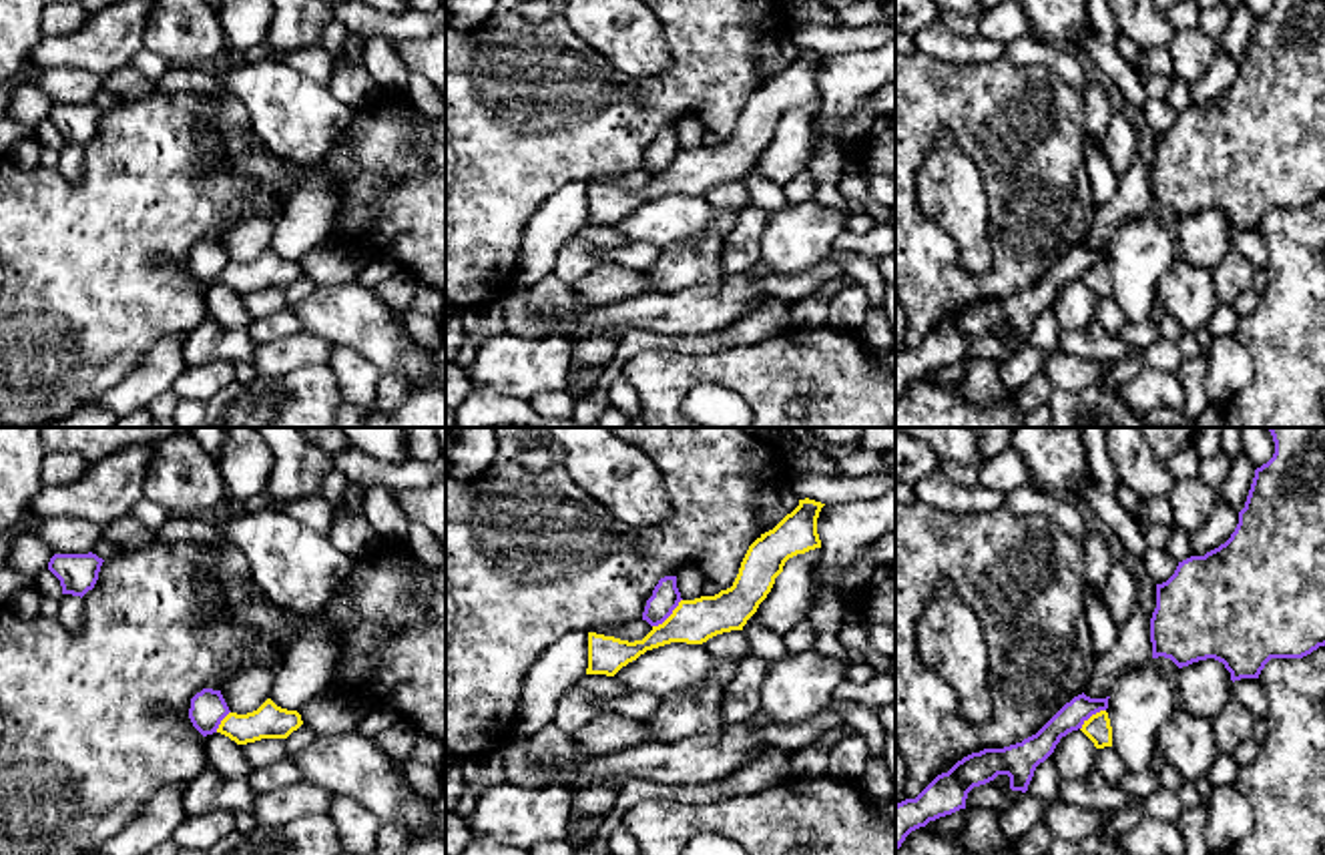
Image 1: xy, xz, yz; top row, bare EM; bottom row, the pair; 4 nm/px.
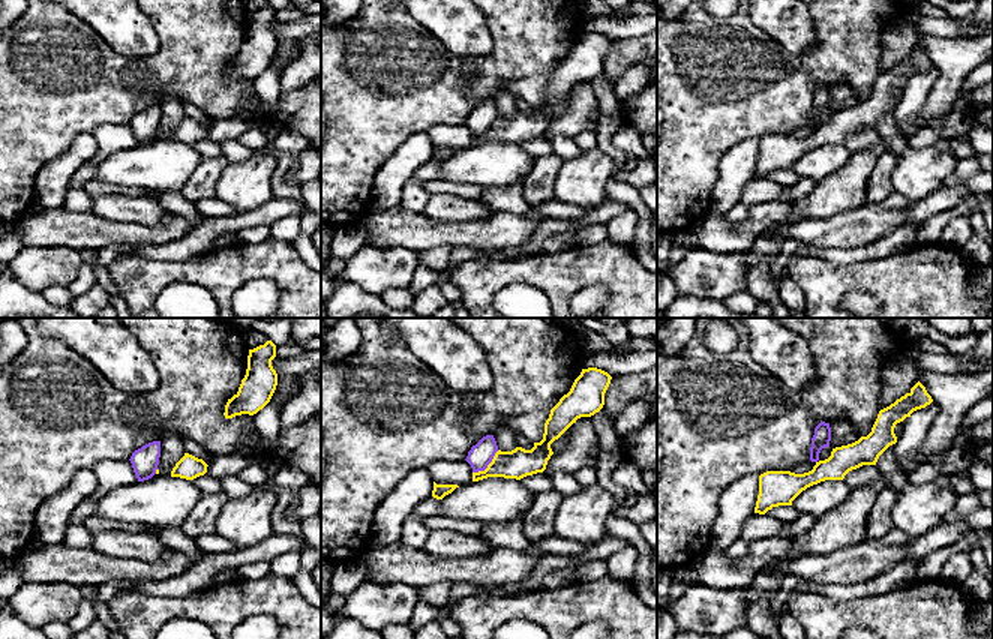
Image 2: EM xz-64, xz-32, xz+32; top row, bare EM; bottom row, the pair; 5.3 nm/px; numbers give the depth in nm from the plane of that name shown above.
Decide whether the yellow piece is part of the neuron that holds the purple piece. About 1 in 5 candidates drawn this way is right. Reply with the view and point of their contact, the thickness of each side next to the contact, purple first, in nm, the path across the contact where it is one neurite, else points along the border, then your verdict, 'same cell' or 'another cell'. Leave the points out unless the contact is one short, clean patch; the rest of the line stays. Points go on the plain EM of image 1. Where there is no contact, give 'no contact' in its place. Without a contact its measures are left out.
contact xz (669, 165); calibres 110 and 180 nm; border xz (681, 149), (653, 177); another cell

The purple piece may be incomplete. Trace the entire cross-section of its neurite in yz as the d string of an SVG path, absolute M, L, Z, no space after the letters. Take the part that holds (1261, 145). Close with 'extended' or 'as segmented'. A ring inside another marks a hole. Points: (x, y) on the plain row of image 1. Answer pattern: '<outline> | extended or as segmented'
M1275 0L1273 8L1255 20L1255 28L1239 62L1239 74L1231 88L1205 106L1178 112L1174 124L1156 134L1156 159L1150 169L1152 209L1170 209L1178 219L1199 211L1215 209L1231 223L1231 231L1259 229L1271 209L1303 209L1325 197L1325 0Z | as segmented

